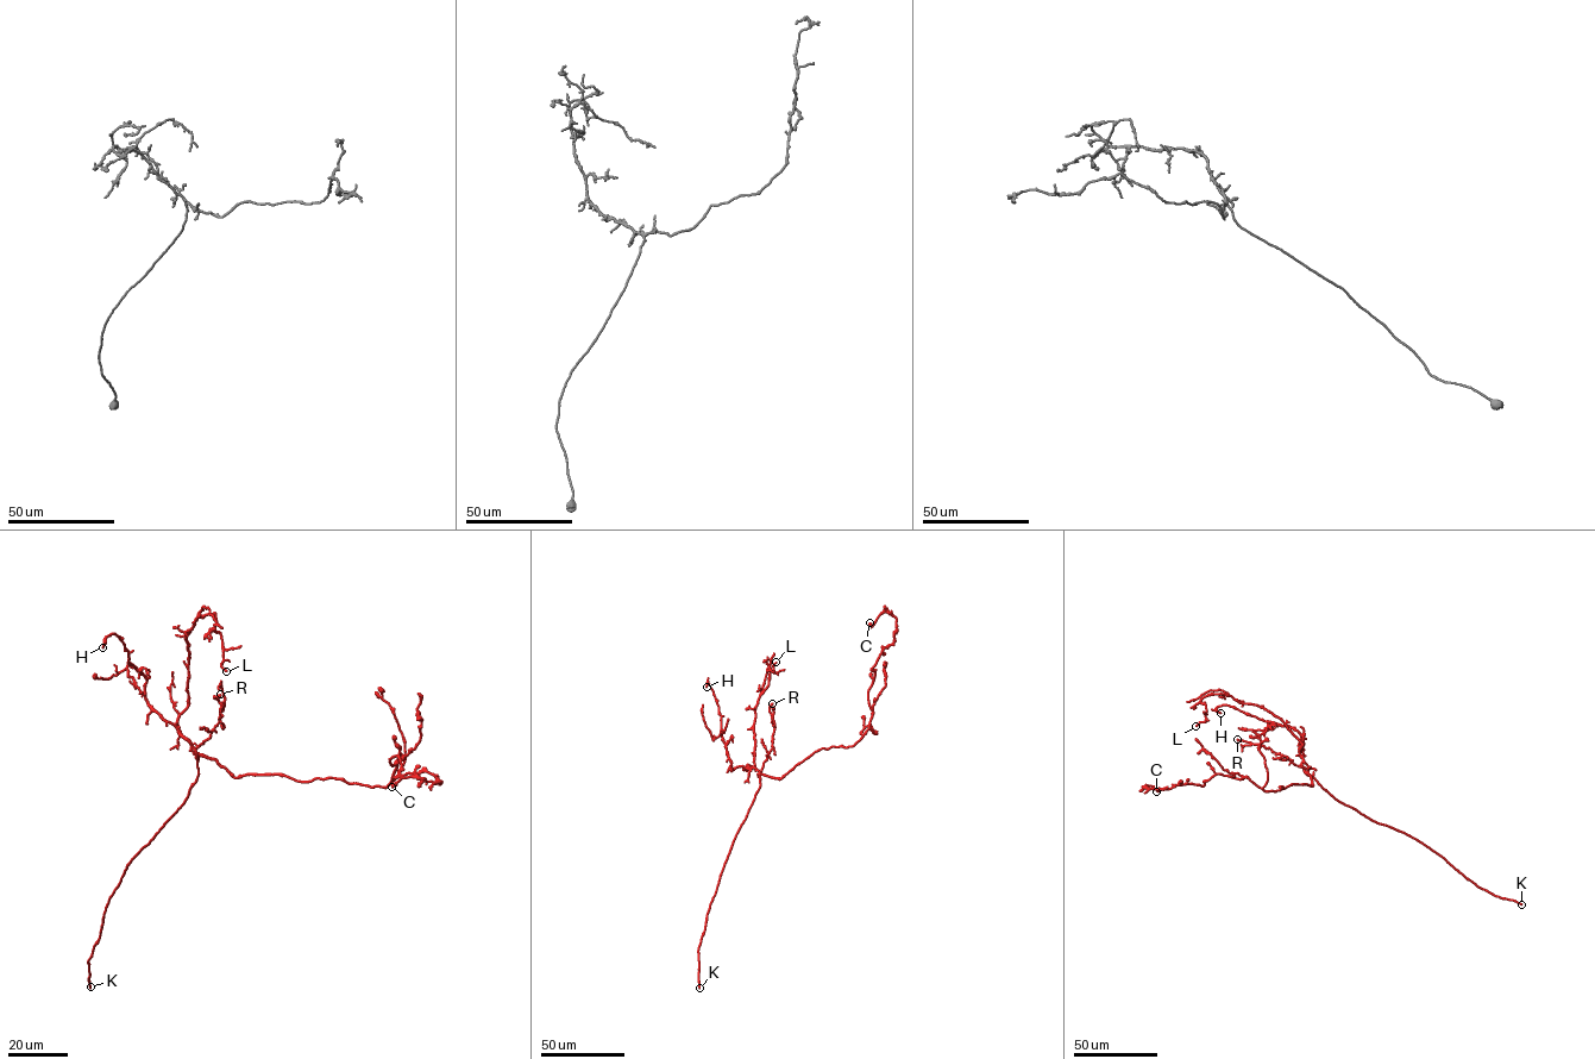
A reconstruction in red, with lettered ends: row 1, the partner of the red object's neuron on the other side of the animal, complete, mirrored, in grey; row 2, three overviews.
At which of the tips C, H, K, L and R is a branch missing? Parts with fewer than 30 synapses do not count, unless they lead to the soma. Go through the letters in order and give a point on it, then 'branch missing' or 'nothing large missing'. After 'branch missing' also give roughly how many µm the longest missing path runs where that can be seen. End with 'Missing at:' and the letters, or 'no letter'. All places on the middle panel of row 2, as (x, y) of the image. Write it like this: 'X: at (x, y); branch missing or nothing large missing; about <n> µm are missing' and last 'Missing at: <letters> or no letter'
C: at (870, 622); nothing large missing
H: at (707, 687); nothing large missing
K: at (699, 988); branch missing; about 20 µm are missing
L: at (776, 662); nothing large missing
R: at (772, 703); nothing large missing
Missing at: K

